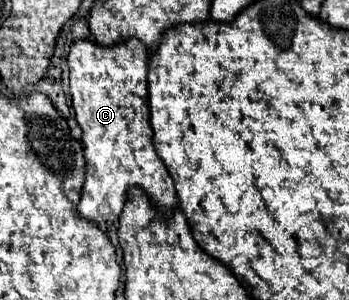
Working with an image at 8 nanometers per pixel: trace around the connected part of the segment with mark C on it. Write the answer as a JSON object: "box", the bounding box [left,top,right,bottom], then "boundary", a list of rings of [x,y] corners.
{"box":[67,38,177,224],"boundary":[[[129,38],[115,46],[101,46],[93,40],[75,40],[67,54],[69,94],[75,120],[81,126],[81,144],[85,150],[85,184],[81,190],[79,212],[97,224],[109,218],[117,220],[125,206],[129,186],[143,188],[151,202],[171,214],[177,206],[173,178],[153,146],[153,130],[149,124],[147,94],[147,62],[149,48]]]}

